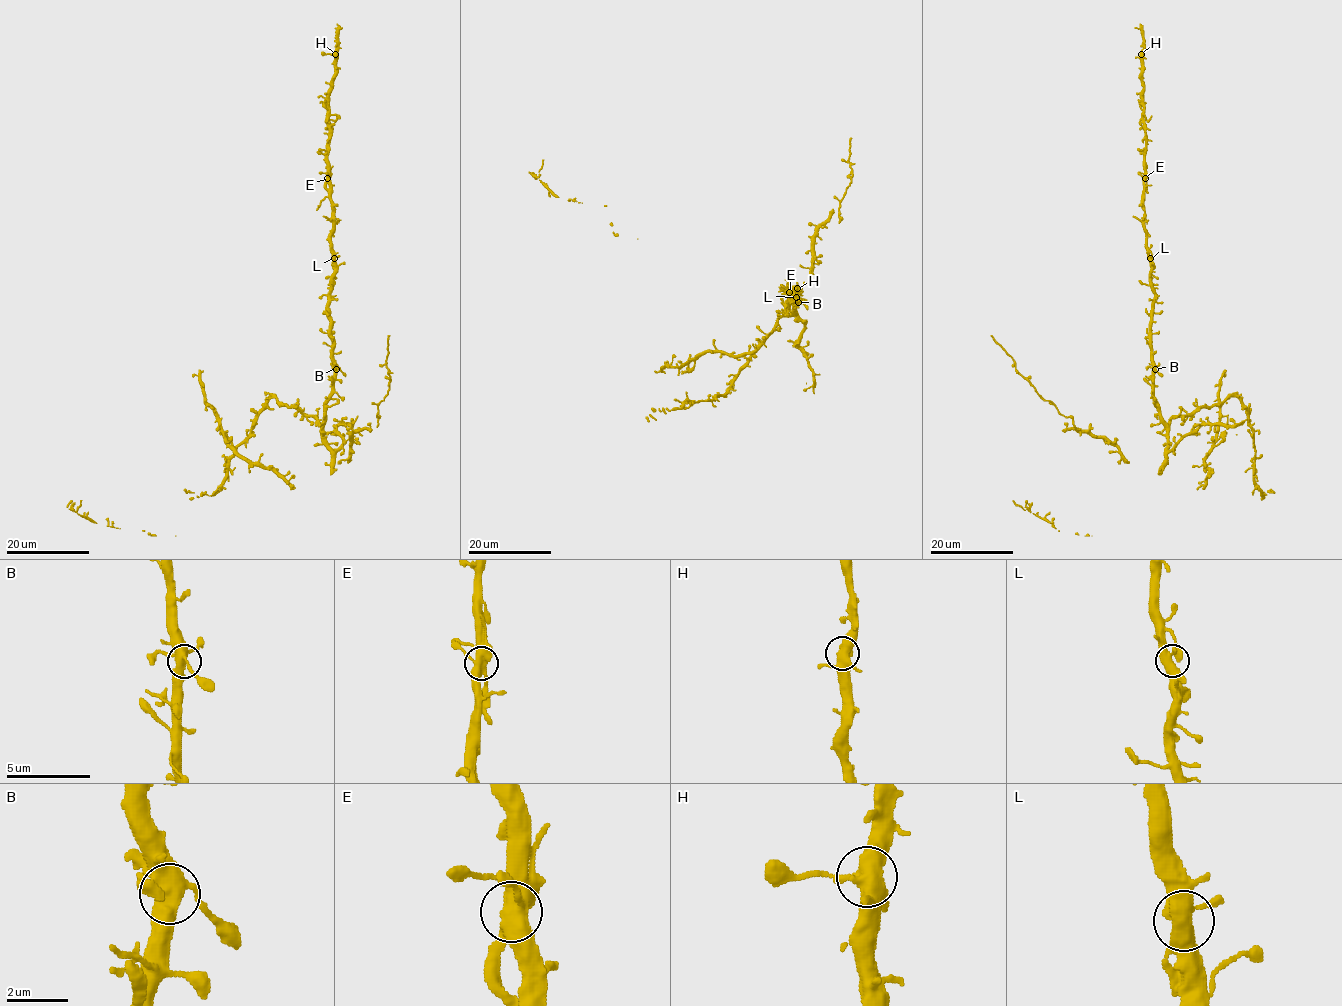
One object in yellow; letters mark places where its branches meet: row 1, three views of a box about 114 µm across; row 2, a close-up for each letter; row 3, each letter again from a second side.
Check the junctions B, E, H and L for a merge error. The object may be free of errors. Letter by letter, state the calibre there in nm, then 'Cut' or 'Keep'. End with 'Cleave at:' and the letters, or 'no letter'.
B: Thickness 550 nm. Keep
E: Thickness 550 nm. Cut
H: Thickness 500 nm. Keep
L: Thickness 460 nm. Keep
Cleave at: E

